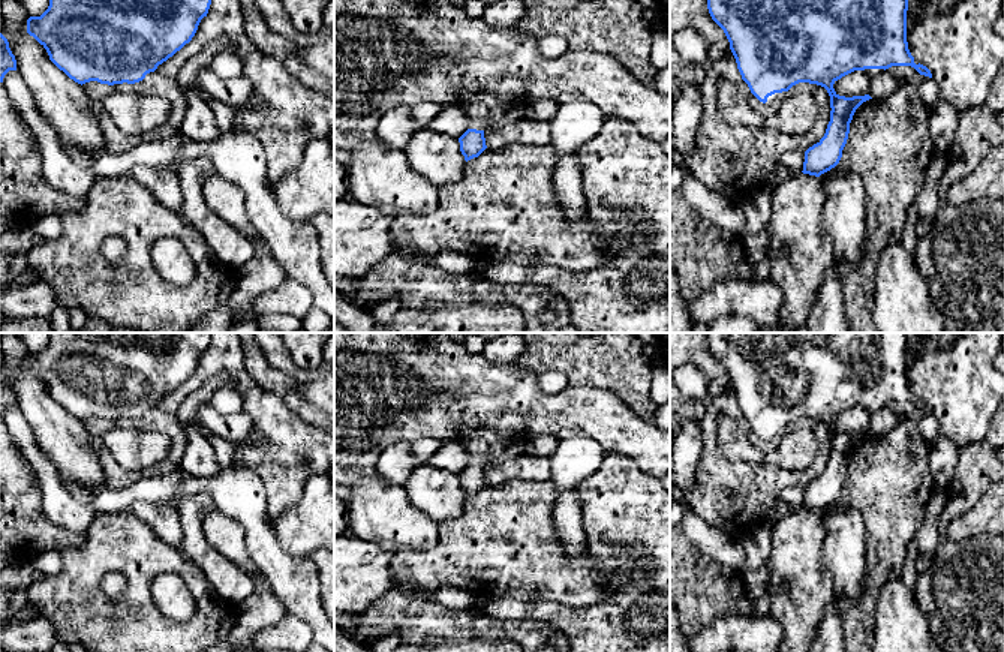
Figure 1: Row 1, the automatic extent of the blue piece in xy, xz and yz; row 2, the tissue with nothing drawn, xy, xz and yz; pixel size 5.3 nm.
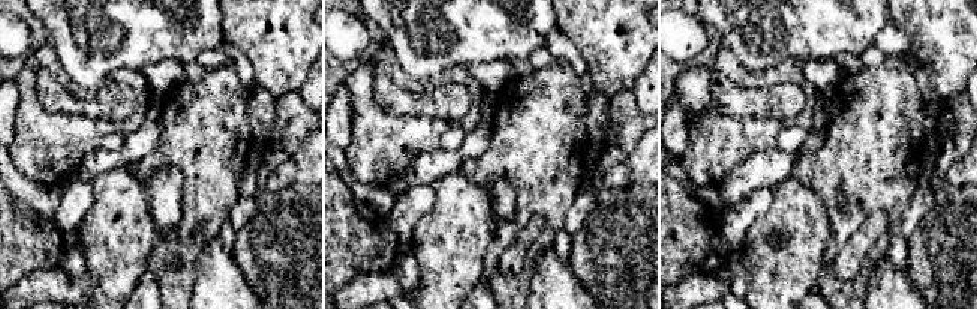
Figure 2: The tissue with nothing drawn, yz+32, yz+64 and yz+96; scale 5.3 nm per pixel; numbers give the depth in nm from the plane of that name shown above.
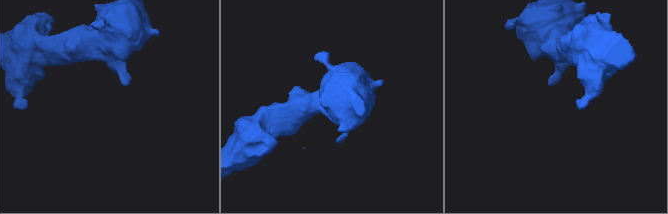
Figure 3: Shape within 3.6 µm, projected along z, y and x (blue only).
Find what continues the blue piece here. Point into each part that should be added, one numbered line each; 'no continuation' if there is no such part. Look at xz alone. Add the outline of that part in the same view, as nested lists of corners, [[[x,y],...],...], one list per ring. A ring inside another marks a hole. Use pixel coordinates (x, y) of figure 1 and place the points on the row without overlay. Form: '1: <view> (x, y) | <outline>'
1: xz (486, 445) | [[[483,429],[465,444],[469,451],[469,463],[486,466],[490,462],[501,463],[523,454],[526,439],[502,436],[490,429]]]

